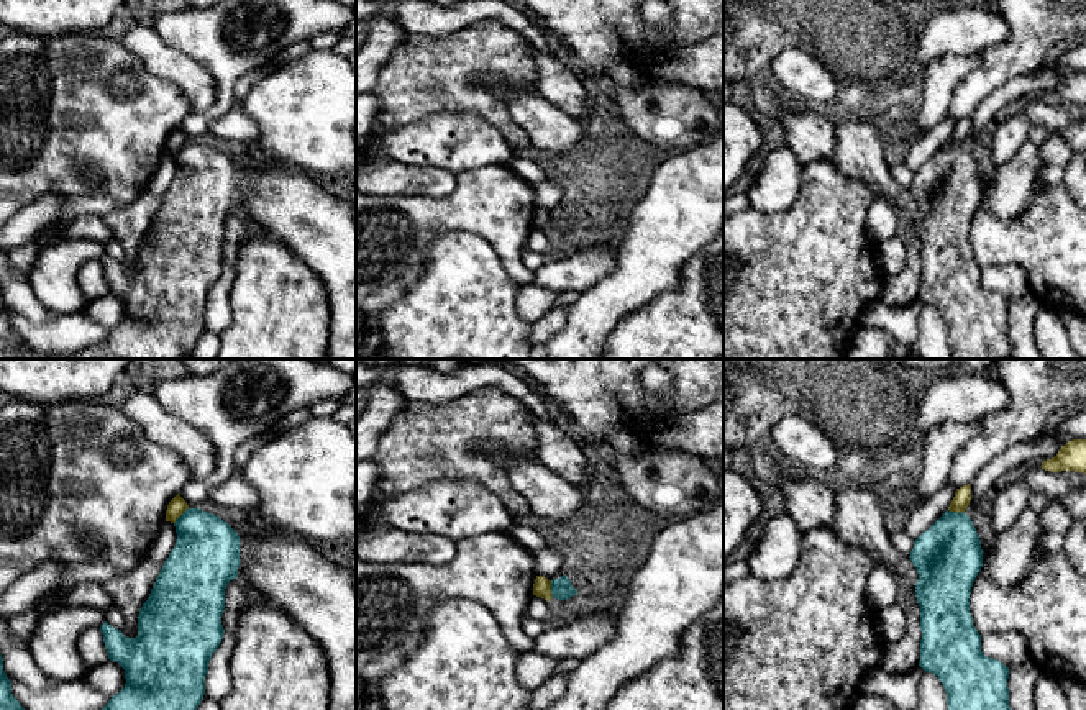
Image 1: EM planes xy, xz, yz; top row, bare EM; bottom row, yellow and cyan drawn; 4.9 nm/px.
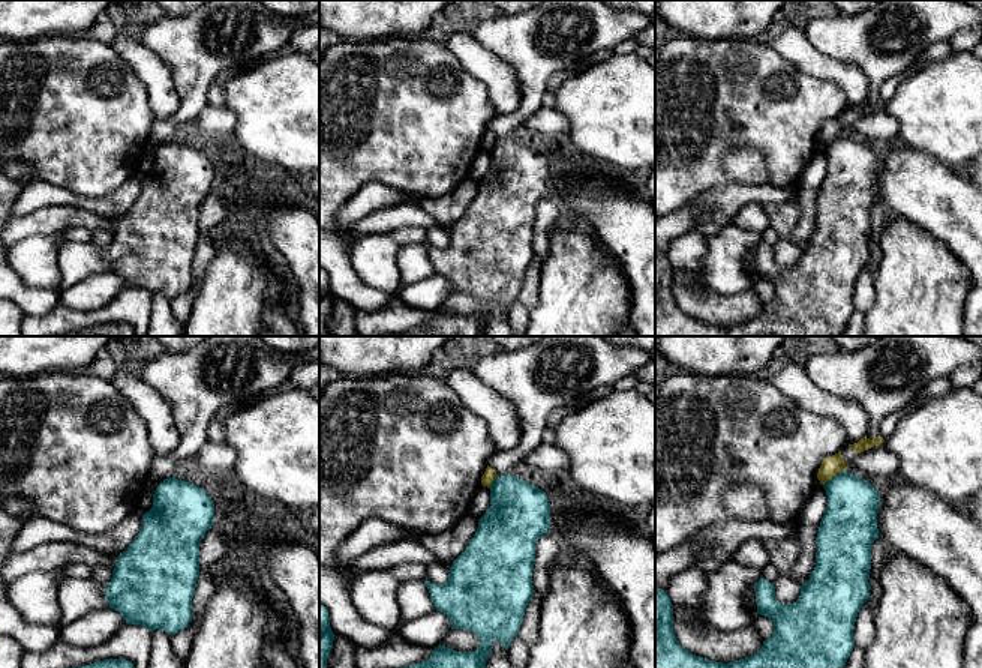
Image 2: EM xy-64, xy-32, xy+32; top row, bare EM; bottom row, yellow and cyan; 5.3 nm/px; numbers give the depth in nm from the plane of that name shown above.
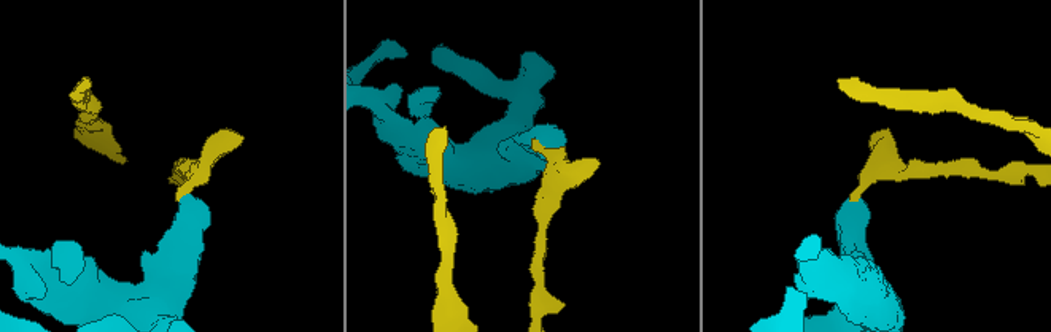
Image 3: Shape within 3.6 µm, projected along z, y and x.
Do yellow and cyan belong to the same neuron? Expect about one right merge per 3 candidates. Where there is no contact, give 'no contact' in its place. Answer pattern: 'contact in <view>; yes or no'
contact in xz; no

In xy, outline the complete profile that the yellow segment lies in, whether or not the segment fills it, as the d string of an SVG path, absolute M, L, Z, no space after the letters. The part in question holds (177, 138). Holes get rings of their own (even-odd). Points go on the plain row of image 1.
M177 126L167 138L166 154L176 156L176 152L189 141L185 133Z

